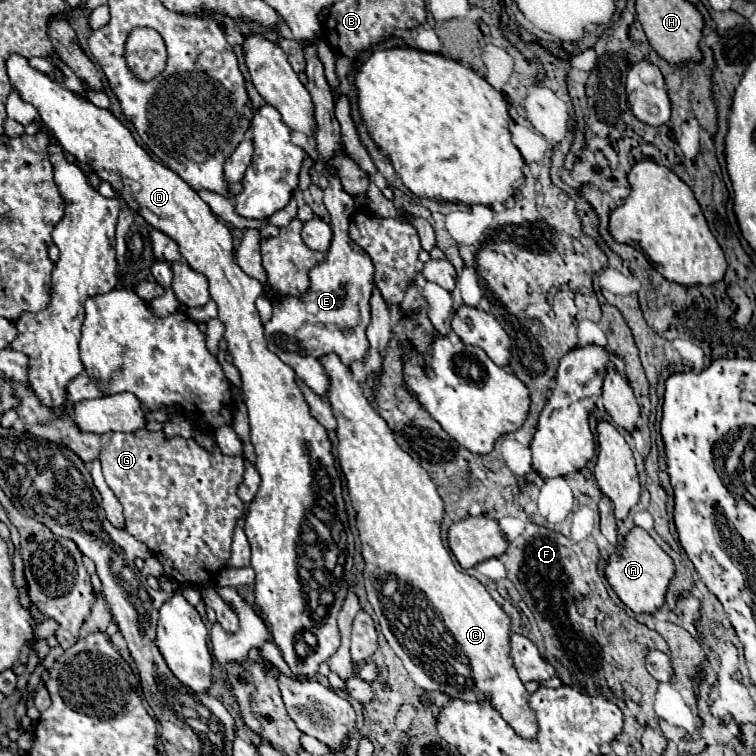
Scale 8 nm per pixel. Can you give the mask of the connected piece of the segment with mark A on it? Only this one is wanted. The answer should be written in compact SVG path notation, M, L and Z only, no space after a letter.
M634 528L626 536L626 546L620 554L610 556L610 562L606 566L606 578L614 592L620 596L620 600L632 610L632 612L656 612L666 598L668 584L676 572L674 560L656 544L656 540L644 530Z

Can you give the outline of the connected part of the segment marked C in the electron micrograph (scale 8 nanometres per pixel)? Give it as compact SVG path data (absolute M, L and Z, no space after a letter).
M330 354L324 356L322 362L326 374L330 376L328 402L332 404L338 420L338 458L348 482L352 504L356 508L356 528L360 532L362 554L366 560L364 584L368 600L380 620L382 634L402 660L416 686L468 702L488 700L518 736L534 740L538 734L538 724L528 704L530 694L520 682L510 654L510 616L496 604L478 578L458 568L450 550L444 548L440 536L444 500L440 498L436 484L430 480L428 472L396 444L392 430L370 406L360 384L352 378L352 372L340 362L340 358Z

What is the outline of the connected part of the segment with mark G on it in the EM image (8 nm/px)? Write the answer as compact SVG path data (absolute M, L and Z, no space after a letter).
M140 430L130 434L114 432L100 452L100 462L106 484L124 508L124 530L148 546L148 550L164 566L164 574L170 580L186 586L198 586L202 582L210 582L212 576L226 566L236 520L244 514L244 502L236 494L244 476L242 456L226 456L218 446L208 452L198 446L194 438L166 438L162 430Z

